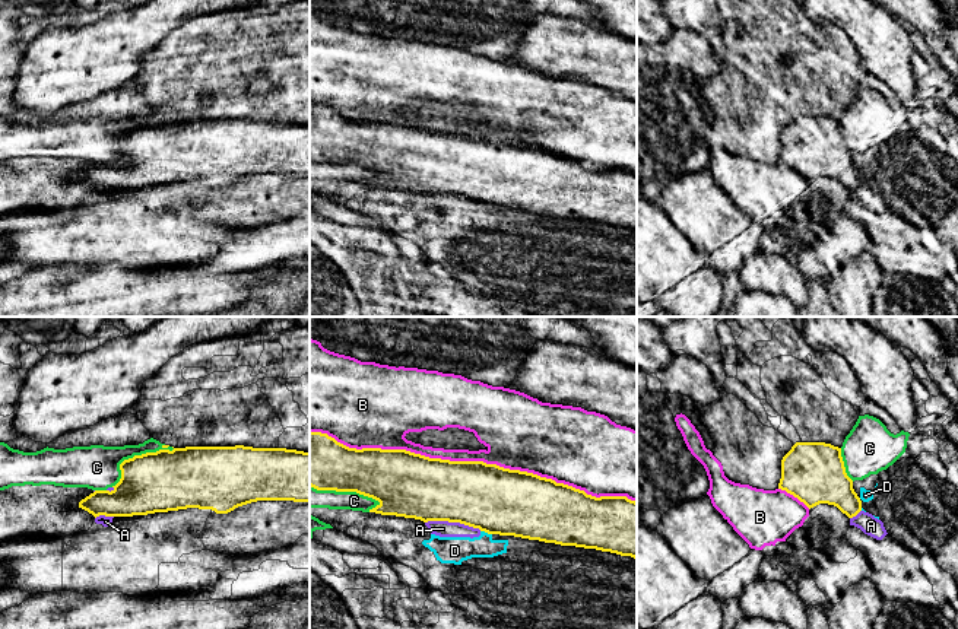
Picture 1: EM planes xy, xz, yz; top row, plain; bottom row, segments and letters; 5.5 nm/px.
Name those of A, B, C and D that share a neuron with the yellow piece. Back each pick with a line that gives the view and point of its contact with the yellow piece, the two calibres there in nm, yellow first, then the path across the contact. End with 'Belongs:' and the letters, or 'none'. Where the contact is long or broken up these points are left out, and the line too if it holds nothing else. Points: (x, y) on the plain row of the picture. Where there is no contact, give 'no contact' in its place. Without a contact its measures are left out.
Belongs: none

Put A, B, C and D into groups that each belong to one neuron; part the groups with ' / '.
A D / B / C

